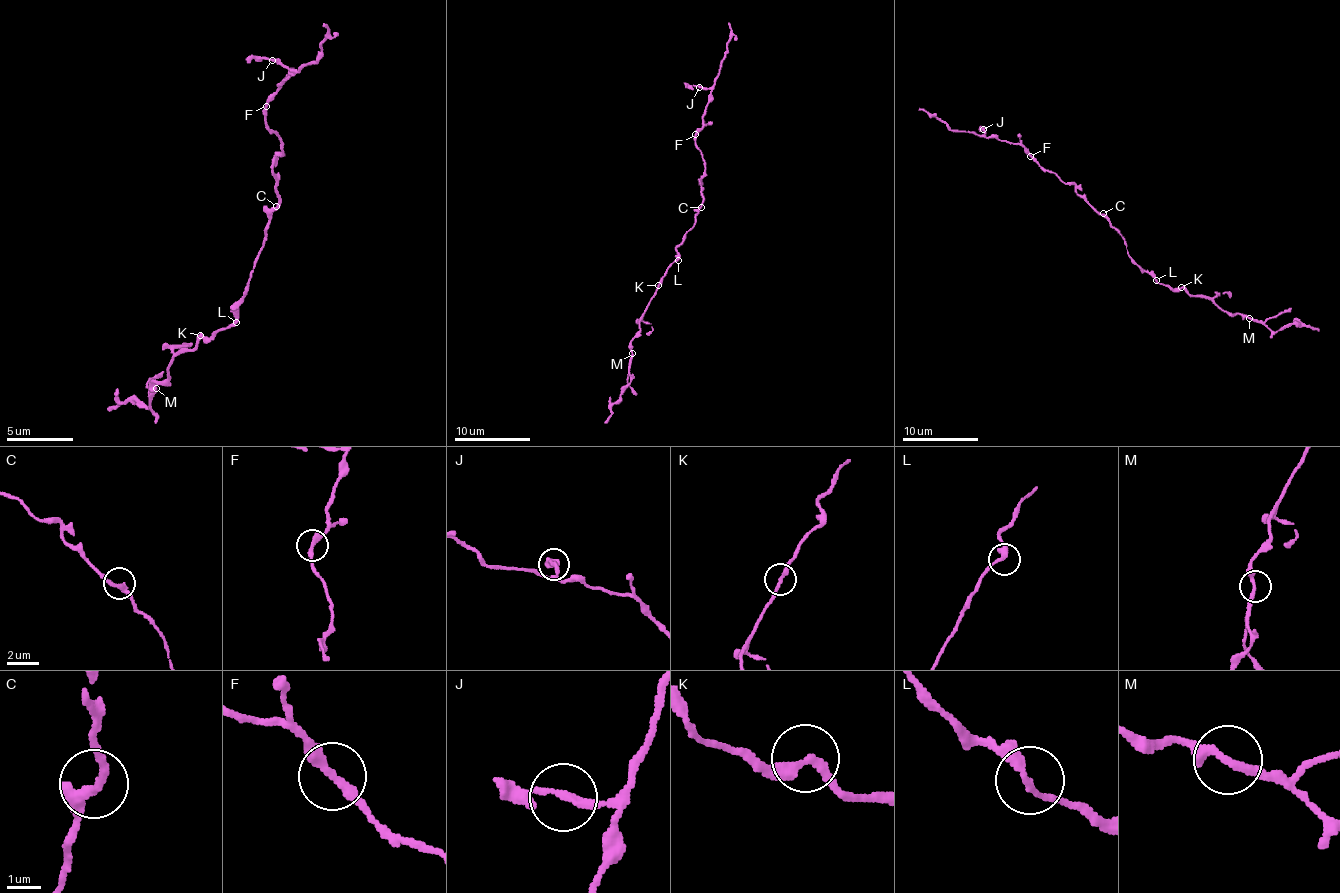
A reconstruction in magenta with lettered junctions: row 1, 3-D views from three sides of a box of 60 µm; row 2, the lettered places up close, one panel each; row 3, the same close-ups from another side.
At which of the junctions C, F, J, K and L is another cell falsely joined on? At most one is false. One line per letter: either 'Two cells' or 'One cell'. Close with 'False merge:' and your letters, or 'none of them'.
C: One cell
F: One cell
J: One cell
K: One cell
L: One cell
False merge: none of them

